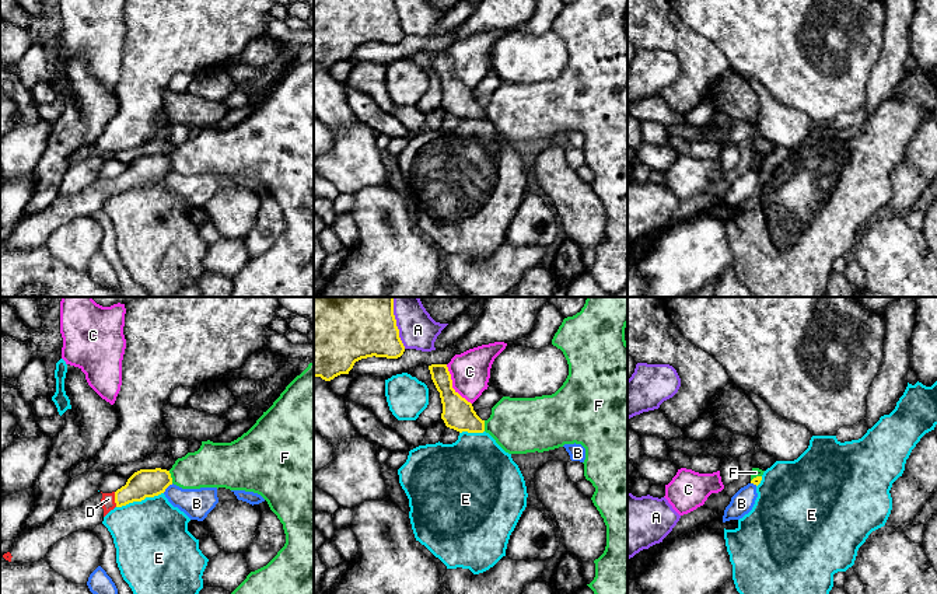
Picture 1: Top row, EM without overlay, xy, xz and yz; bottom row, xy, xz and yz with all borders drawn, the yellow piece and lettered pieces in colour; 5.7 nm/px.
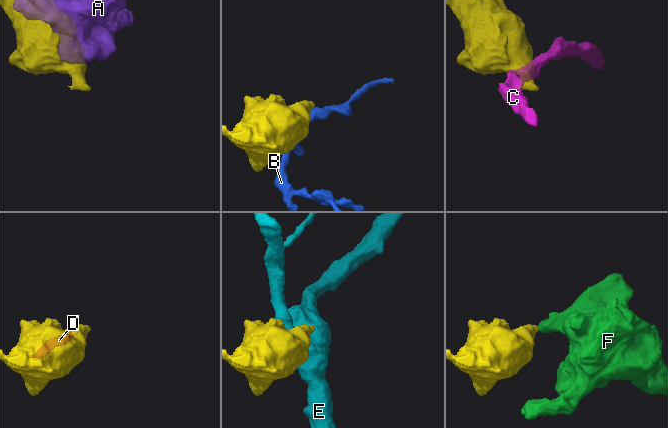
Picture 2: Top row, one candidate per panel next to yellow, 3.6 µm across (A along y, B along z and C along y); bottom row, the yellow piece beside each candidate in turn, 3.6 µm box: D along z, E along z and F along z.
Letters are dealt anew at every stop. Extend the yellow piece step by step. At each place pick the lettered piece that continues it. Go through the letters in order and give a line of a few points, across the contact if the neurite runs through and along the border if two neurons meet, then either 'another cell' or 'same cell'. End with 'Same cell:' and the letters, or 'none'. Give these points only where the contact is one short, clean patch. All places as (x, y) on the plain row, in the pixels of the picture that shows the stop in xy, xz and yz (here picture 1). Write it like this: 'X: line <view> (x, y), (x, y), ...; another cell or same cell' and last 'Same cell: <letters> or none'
A: another cell
B: another cell
C: line xz (446, 51), (451, 72), (471, 90); another cell
D: line xy (143, 170), (115, 185), (108, 185); same cell
E: another cell
F: line xy (168, 157), (172, 168); another cell
Same cell: D

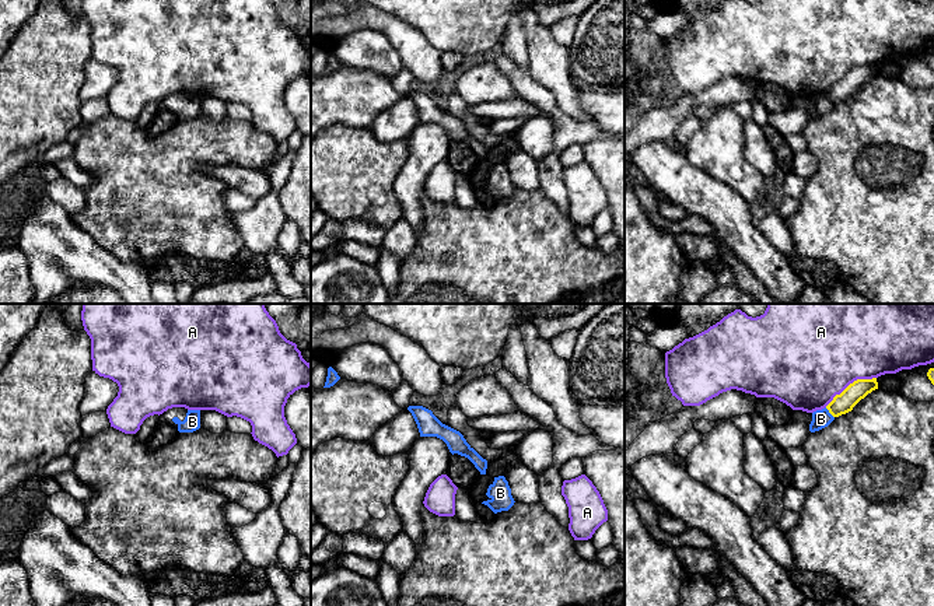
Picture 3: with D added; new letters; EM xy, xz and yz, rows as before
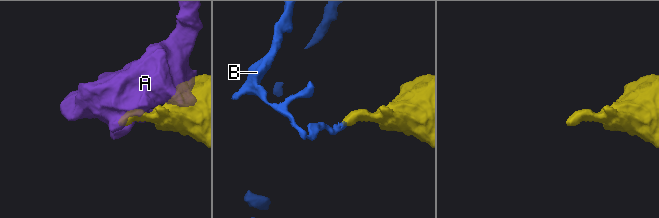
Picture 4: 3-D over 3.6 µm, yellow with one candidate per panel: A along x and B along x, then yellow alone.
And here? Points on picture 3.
A: another cell
B: line yz (825, 94), (833, 104); another cell
Same cell: none

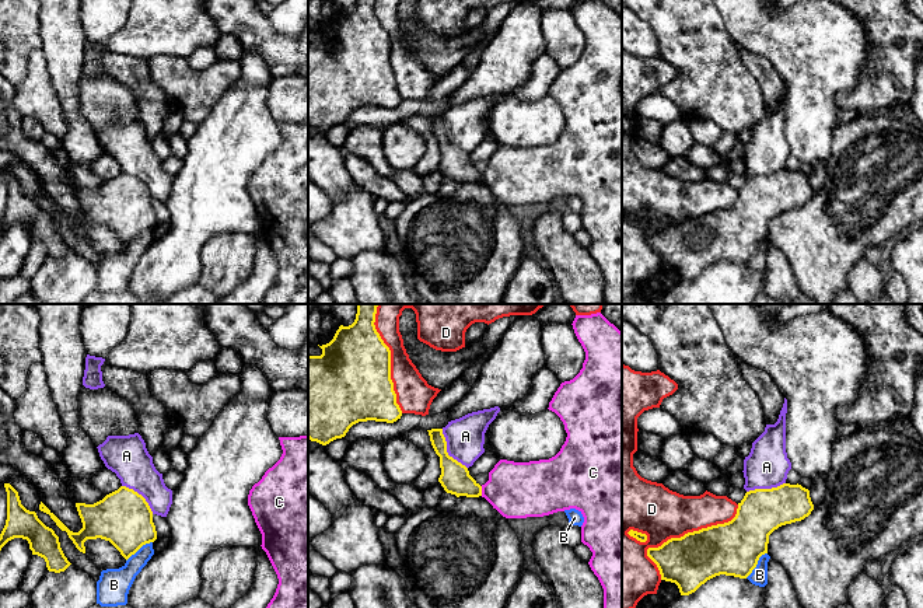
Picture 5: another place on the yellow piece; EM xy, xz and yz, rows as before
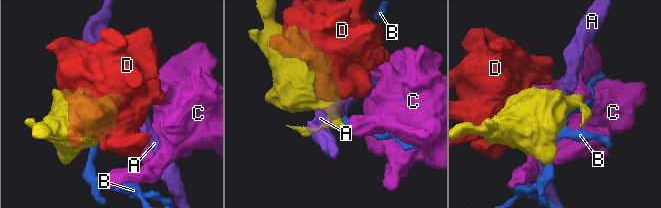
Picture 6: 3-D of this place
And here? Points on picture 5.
A: line xz (441, 115), (446, 123), (446, 137), (467, 154); another cell
B: another cell
C: line xz (481, 173), (482, 181); another cell
D: another cell
Same cell: none

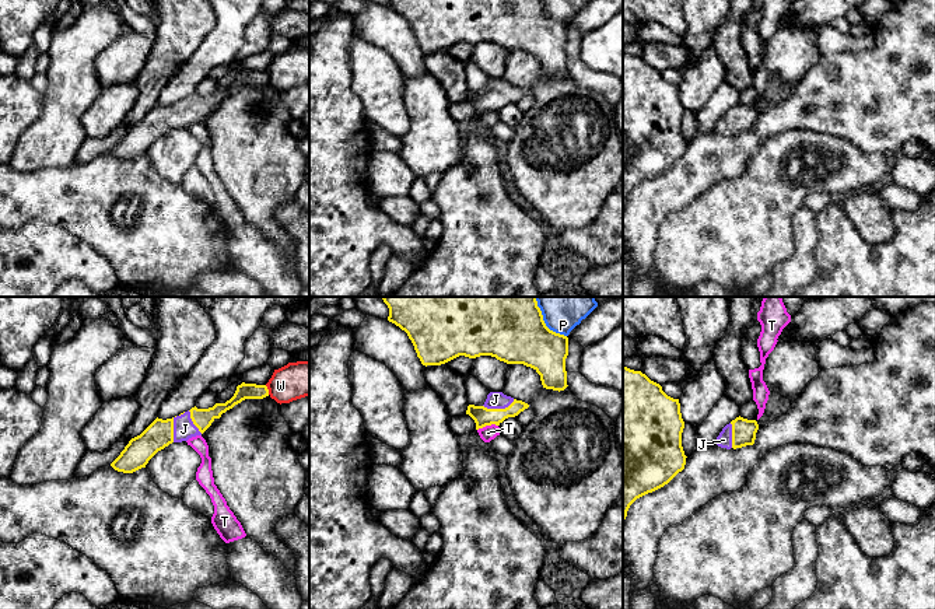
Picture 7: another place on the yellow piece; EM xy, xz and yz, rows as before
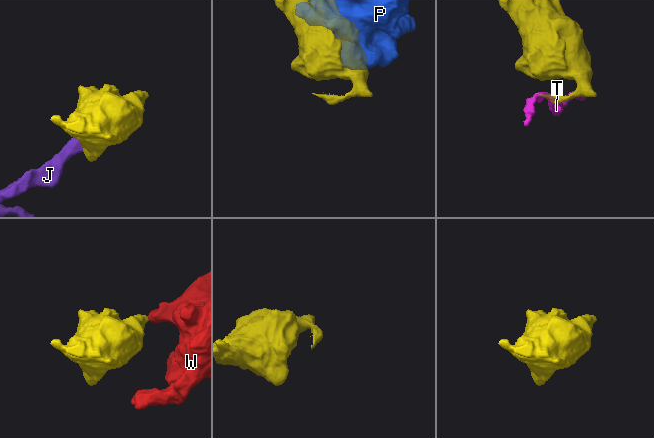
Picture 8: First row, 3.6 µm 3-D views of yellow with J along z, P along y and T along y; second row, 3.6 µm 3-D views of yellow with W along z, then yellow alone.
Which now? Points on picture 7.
J: same cell
P: another cell
T: line xz (497, 111), (486, 111), (477, 116); another cell
W: line xy (265, 72), (269, 80); another cell
Same cell: J

